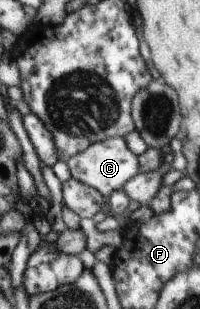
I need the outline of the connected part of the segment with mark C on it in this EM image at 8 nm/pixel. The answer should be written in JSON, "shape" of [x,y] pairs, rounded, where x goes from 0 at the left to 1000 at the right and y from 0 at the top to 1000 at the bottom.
{"shape":[[[600,440],[555,443],[465,463],[430,485],[350,505],[325,528],[340,537],[340,553],[360,576],[485,612],[500,631],[535,644],[535,650],[515,650],[505,670],[510,686],[530,699],[570,706],[595,725],[625,725],[640,715],[645,686],[570,689],[545,663],[550,628],[580,615],[600,615],[665,566],[690,560],[695,534],[685,502],[660,498],[640,485],[615,447]]]}

